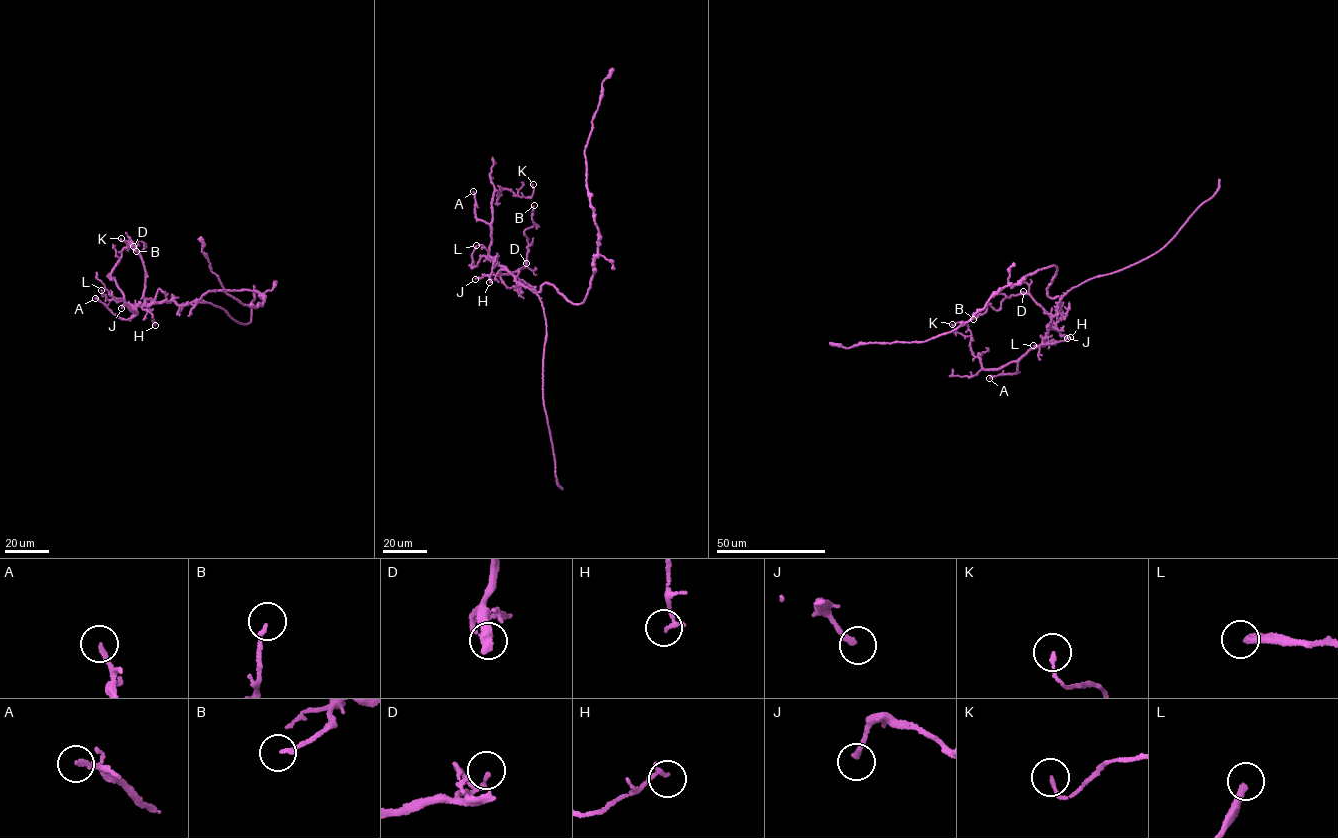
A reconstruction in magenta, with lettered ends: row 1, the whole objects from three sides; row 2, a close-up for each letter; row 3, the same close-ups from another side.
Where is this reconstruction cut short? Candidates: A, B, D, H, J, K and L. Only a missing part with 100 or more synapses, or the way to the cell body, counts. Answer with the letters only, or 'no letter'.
no letter

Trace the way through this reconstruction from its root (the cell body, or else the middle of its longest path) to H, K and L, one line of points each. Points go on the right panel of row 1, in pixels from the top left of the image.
H: (1056, 272), (1047, 292), (1050, 297), (1060, 299), (1060, 308), (1051, 317), (1042, 343), (1070, 337)
K: (1056, 272), (1047, 292), (1060, 299), (1059, 310), (1042, 342), (1016, 360), (986, 370), (967, 325), (952, 324)
L: (1056, 272), (1047, 292), (1050, 297), (1060, 299), (1060, 308), (1051, 317), (1042, 341), (1056, 341), (1033, 345)

